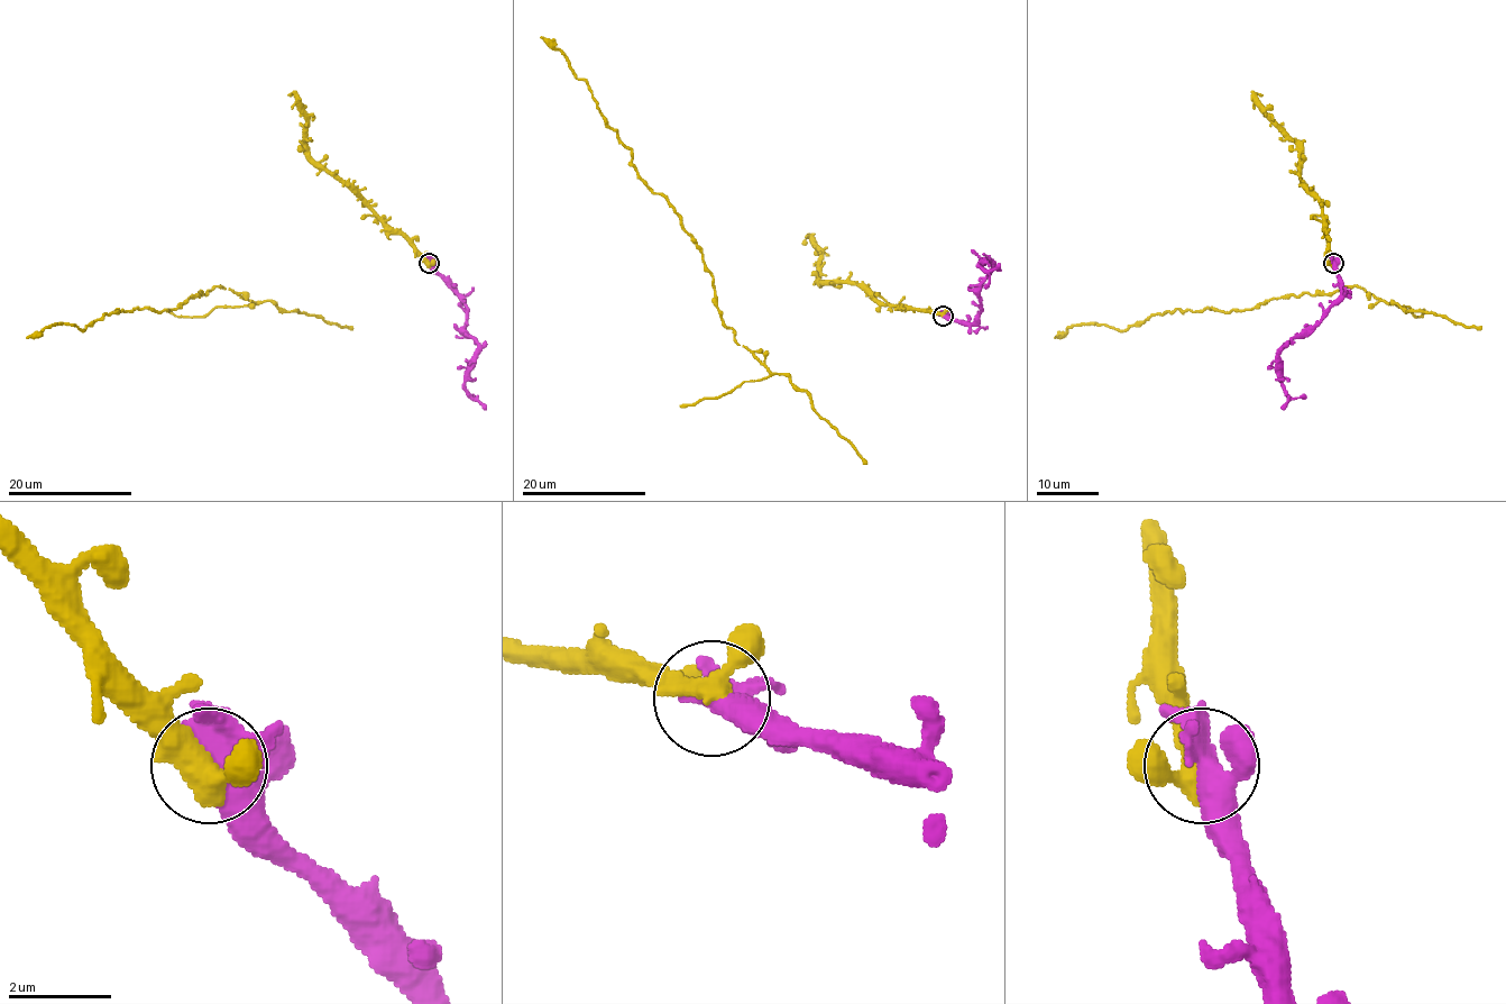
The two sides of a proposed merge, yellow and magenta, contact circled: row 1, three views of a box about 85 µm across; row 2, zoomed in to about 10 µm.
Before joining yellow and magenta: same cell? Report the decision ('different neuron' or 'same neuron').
same neuron

